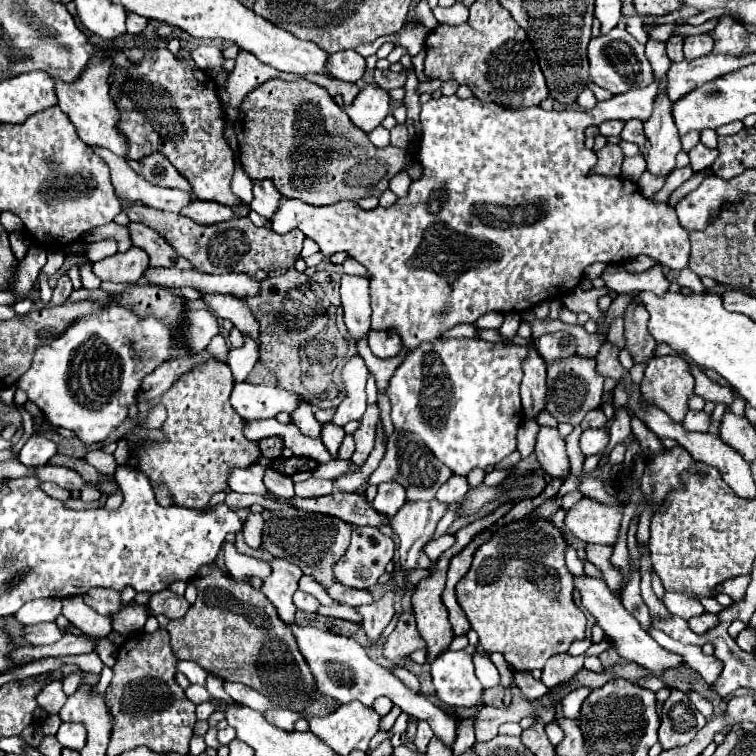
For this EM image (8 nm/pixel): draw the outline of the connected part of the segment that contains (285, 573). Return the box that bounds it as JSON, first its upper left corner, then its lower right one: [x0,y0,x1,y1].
[260,559,302,623]

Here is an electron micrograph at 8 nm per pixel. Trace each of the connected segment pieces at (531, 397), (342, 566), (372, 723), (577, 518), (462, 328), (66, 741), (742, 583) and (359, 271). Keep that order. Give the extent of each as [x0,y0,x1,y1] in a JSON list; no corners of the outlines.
[[520,345,546,417],[332,527,394,589],[308,703,380,755],[566,499,622,545],[446,325,478,337],[56,723,86,751],[718,575,750,599],[342,259,370,277]]

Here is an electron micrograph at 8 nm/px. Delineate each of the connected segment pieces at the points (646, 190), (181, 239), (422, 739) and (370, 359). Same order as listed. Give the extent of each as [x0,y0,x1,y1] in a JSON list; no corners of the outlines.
[[638,169,666,198],[122,203,306,281],[416,721,432,753],[357,335,408,393]]

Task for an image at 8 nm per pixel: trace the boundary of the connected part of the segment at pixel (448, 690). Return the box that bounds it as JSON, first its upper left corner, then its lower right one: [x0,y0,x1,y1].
[432,651,484,707]

